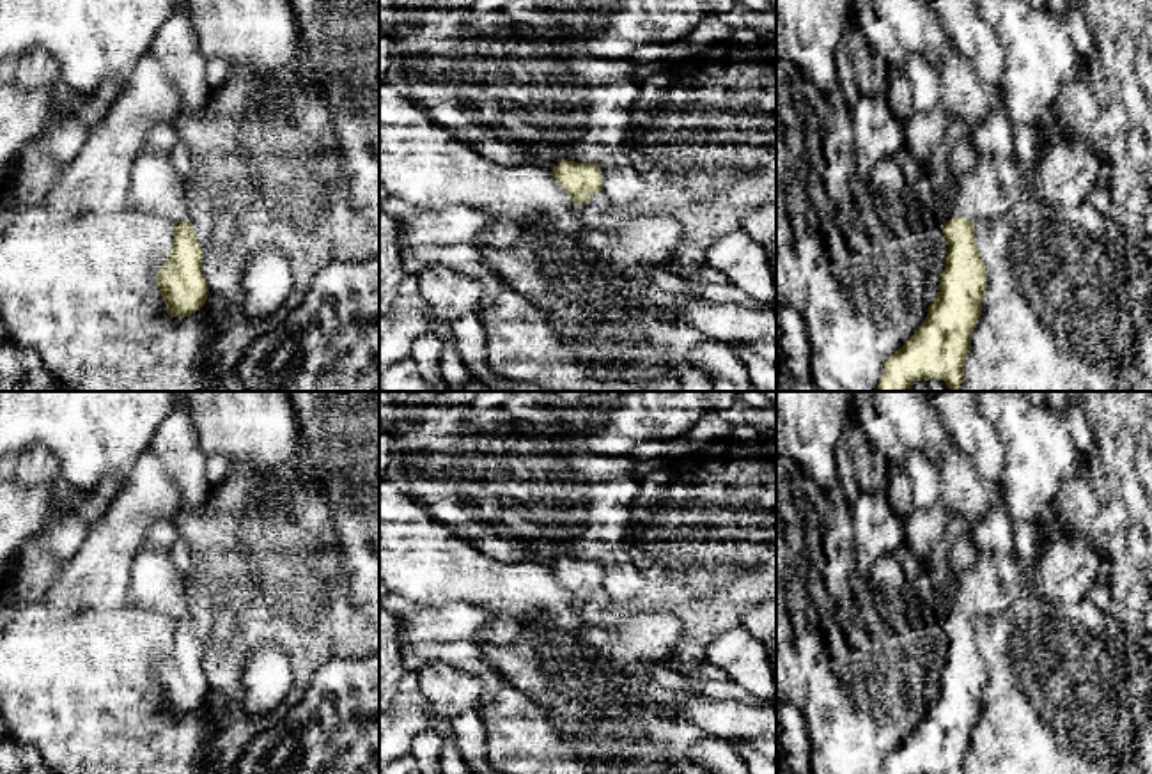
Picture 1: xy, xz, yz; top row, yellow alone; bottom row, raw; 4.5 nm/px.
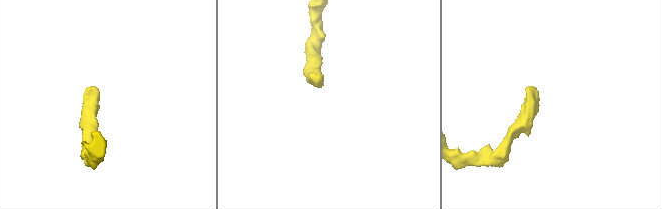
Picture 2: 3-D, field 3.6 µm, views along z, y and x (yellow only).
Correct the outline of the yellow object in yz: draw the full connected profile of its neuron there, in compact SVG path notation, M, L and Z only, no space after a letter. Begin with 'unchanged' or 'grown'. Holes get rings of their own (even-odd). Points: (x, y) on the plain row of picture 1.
grown; M982 549L977 561L955 576L946 611L939 615L948 648L938 694L915 731L884 758L881 774L964 774L987 687L973 620L1000 615L1030 595L1031 565L996 549Z

